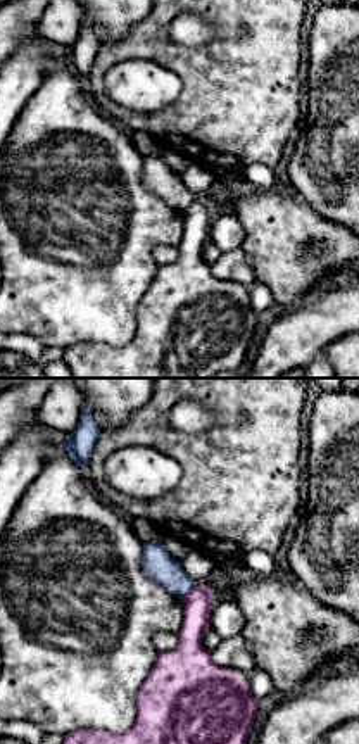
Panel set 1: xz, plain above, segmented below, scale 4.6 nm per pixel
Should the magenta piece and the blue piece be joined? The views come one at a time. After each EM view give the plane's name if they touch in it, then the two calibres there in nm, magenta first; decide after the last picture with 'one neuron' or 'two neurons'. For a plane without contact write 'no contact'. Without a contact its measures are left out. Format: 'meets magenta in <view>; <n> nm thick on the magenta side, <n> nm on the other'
meets magenta in xz; 130 nm thick on the magenta side, 140 nm on the other

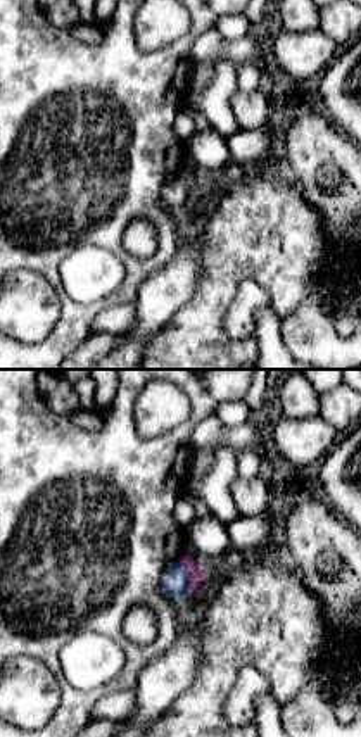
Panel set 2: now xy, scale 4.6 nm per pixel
meets magenta in xy; 90 nm thick on the magenta side, 130 nm on the other

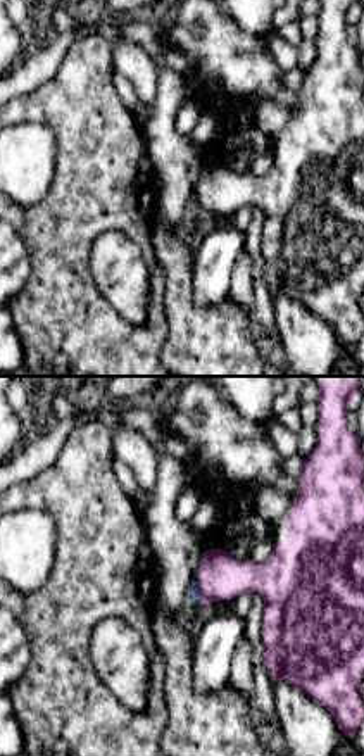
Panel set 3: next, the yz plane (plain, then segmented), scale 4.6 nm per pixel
meets magenta in yz; 200 nm thick on the magenta side, 50 nm on the other

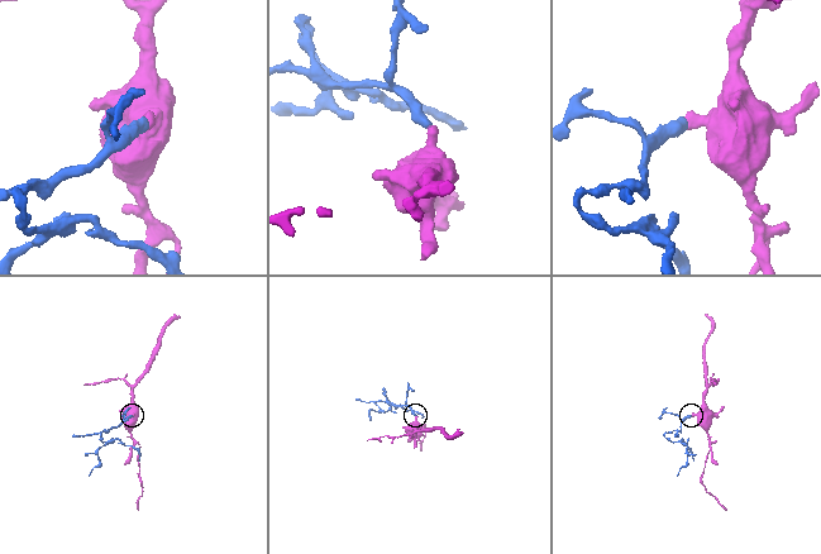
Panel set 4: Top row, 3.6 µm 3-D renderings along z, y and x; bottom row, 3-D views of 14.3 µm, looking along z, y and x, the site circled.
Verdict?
two neurons

